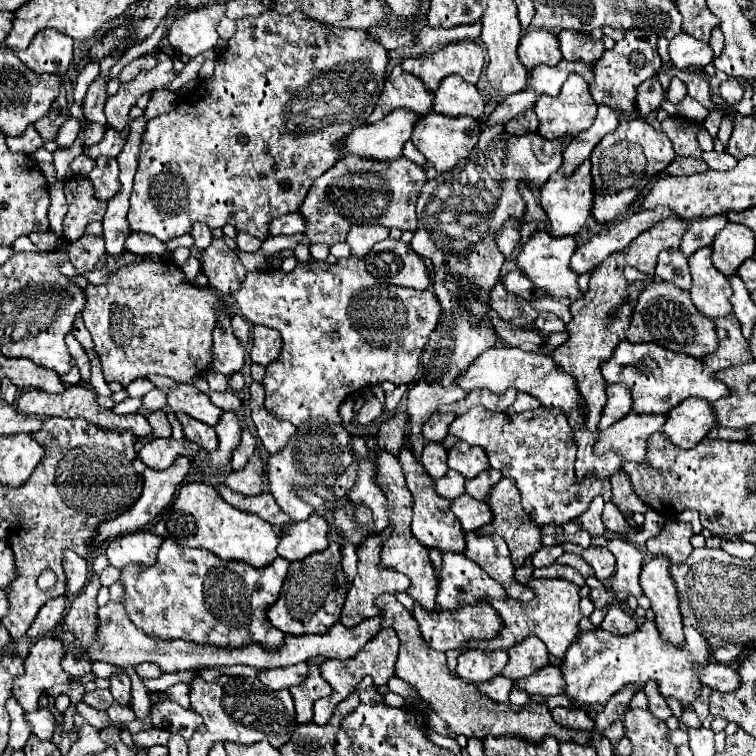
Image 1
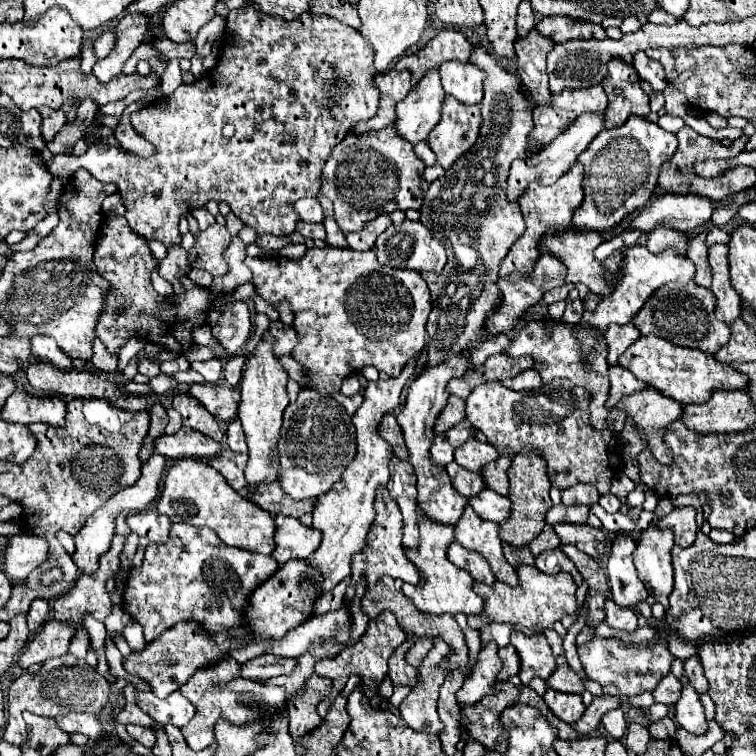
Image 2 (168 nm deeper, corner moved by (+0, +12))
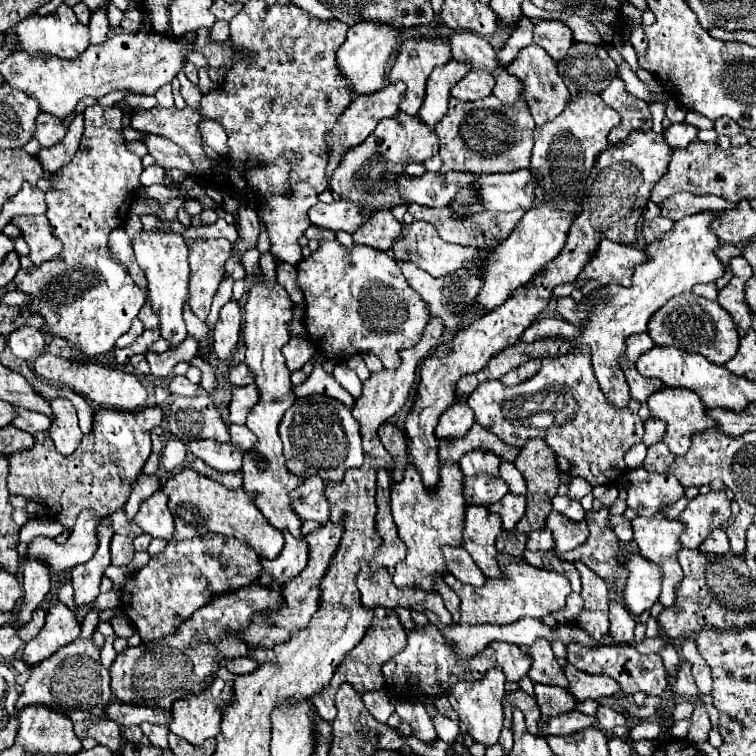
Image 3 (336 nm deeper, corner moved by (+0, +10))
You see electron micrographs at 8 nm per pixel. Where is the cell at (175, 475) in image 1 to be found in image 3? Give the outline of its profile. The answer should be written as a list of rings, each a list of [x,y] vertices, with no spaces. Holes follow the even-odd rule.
[[[106,518],[106,522],[98,528],[98,540],[100,540],[100,546],[98,546],[94,558],[88,560],[86,564],[78,564],[72,568],[74,604],[78,608],[92,604],[98,598],[100,580],[104,576],[106,566],[110,566],[110,540],[112,540],[110,518]]]

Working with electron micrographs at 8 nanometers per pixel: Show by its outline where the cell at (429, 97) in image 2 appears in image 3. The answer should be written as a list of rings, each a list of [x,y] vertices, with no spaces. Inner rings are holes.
[[[450,60],[446,66],[438,66],[430,74],[428,86],[426,86],[426,98],[418,112],[422,122],[426,122],[430,128],[434,128],[434,124],[444,118],[444,114],[448,110],[448,94],[450,94],[452,86],[456,82],[460,82],[464,78],[464,74],[470,70],[472,70],[472,66],[466,66],[466,62]]]

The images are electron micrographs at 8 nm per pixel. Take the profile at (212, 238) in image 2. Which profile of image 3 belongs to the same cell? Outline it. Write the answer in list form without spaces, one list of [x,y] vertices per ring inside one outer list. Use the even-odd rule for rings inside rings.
[[[196,240],[190,244],[190,284],[192,288],[192,300],[190,310],[204,322],[212,296],[216,294],[216,288],[224,276],[224,264],[230,258],[232,244],[228,240]]]

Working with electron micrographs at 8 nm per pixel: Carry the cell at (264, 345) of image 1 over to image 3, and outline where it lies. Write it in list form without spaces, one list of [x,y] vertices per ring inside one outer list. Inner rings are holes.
[[[292,336],[290,342],[282,348],[282,354],[286,358],[288,370],[294,372],[294,370],[300,370],[314,356],[314,346],[312,346],[312,342],[308,342],[300,336]]]

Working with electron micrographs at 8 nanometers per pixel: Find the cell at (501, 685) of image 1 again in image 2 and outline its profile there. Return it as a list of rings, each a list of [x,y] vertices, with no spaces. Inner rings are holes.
[[[506,646],[506,650],[500,648],[500,658],[502,658],[502,670],[498,674],[498,680],[508,680],[510,676],[520,672],[520,660],[514,646]]]

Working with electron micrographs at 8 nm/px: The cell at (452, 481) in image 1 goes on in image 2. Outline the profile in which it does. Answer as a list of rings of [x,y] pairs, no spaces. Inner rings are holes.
[[[450,462],[446,466],[446,472],[450,474],[450,480],[452,480],[452,486],[466,498],[478,494],[482,488],[484,488],[484,480],[480,474],[476,472],[464,472],[464,468],[456,462]]]

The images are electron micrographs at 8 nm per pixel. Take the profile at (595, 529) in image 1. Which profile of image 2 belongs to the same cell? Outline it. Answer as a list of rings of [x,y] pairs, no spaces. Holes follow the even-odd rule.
[[[578,484],[578,486],[562,492],[564,506],[574,506],[574,504],[592,506],[592,504],[598,504],[598,500],[600,500],[600,494],[596,492],[596,488],[588,486],[588,484]]]

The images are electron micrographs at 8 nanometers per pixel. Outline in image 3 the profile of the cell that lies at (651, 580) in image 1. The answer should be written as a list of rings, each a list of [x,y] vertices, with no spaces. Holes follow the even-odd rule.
[[[656,514],[652,518],[634,518],[632,520],[632,530],[634,530],[634,540],[640,548],[640,554],[646,558],[646,560],[652,560],[656,562],[662,570],[664,570],[664,580],[662,580],[662,594],[660,594],[660,602],[664,606],[672,606],[674,600],[676,600],[676,594],[674,594],[674,588],[676,584],[682,580],[682,568],[678,564],[678,550],[682,550],[682,544],[680,544],[680,534],[684,530],[682,522],[680,520],[670,520],[662,514]]]

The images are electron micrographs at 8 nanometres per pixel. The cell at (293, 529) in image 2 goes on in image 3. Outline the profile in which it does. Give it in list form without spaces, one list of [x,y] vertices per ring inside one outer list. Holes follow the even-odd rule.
[[[286,534],[286,544],[278,558],[266,560],[262,558],[262,574],[258,576],[258,584],[270,586],[272,582],[276,584],[286,584],[290,578],[300,574],[300,570],[306,566],[308,560],[308,544],[300,538],[296,540],[292,534]]]

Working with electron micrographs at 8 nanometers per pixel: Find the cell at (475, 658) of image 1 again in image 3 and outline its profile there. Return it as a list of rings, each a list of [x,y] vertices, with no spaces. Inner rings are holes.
[[[492,668],[484,678],[480,680],[474,680],[466,686],[452,686],[450,688],[450,694],[448,694],[448,700],[452,704],[452,708],[456,710],[458,718],[462,724],[466,724],[468,728],[468,734],[484,744],[484,746],[492,746],[498,742],[498,736],[500,736],[500,730],[502,730],[502,720],[504,720],[504,714],[502,714],[502,698],[504,698],[504,684],[506,684],[506,678],[502,674],[502,670],[498,668]]]

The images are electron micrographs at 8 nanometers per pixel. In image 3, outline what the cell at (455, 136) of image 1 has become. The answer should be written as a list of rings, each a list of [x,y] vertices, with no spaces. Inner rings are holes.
[[[488,96],[476,102],[450,100],[446,116],[434,126],[440,138],[440,158],[442,174],[450,170],[474,172],[474,174],[504,174],[512,170],[530,168],[530,154],[534,146],[534,120],[530,116],[528,104],[524,100],[516,102],[512,108],[502,106],[498,98]]]

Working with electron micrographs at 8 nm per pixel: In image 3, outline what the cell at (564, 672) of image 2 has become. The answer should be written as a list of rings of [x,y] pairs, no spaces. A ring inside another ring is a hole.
[[[568,664],[564,668],[564,674],[570,682],[570,694],[576,700],[598,700],[602,696],[614,696],[620,694],[620,686],[618,682],[614,682],[614,678],[604,676],[604,674],[584,674],[580,670],[576,670],[572,664]]]

